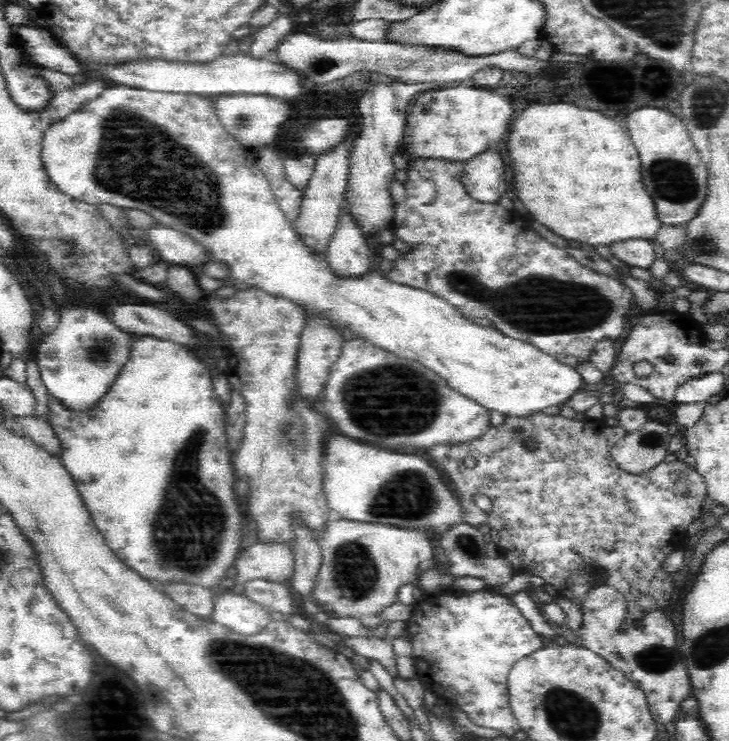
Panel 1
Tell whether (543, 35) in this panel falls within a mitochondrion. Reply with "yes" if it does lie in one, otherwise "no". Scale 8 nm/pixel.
no

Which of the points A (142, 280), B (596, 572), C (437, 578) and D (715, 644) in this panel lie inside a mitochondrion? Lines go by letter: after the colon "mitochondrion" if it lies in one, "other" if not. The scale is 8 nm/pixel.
A: other
B: other
C: other
D: mitochondrion

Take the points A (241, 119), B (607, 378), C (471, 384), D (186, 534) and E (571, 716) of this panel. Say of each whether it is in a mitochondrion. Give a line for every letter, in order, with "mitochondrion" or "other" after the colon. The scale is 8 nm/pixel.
A: mitochondrion
B: other
C: other
D: mitochondrion
E: mitochondrion

